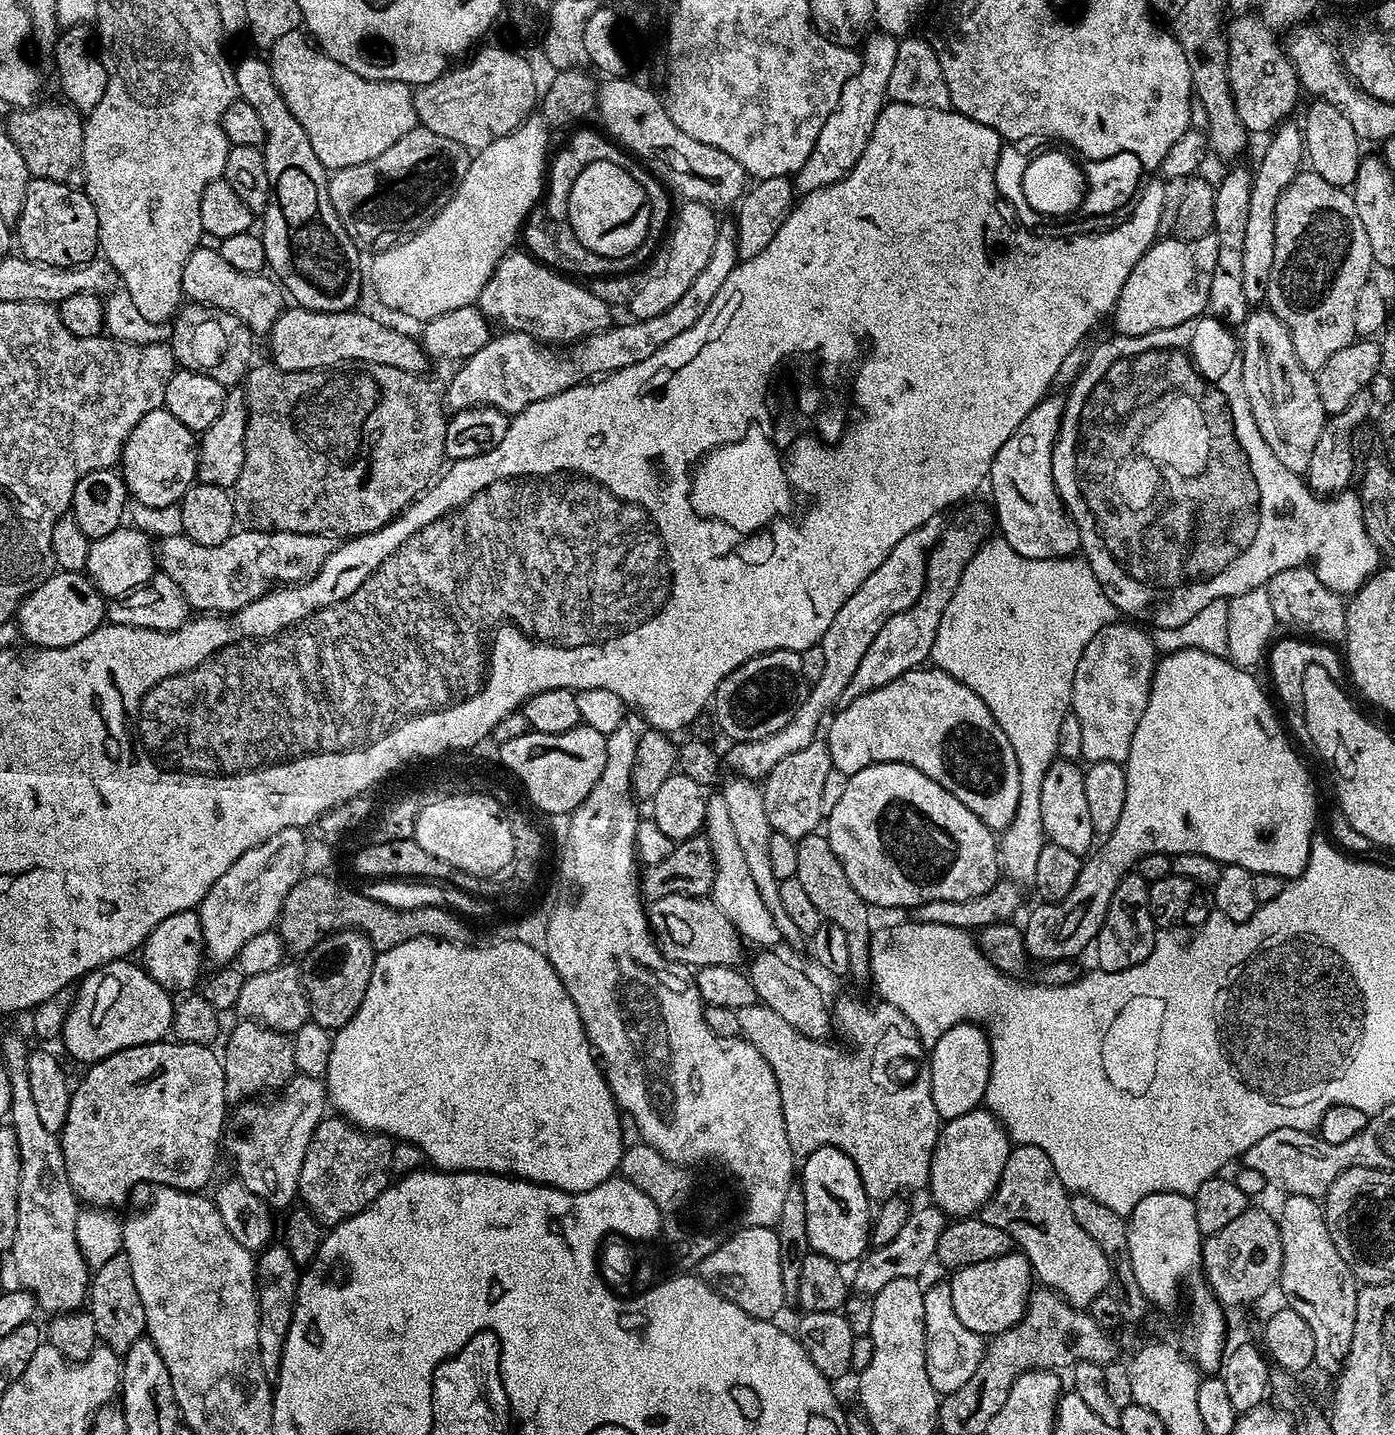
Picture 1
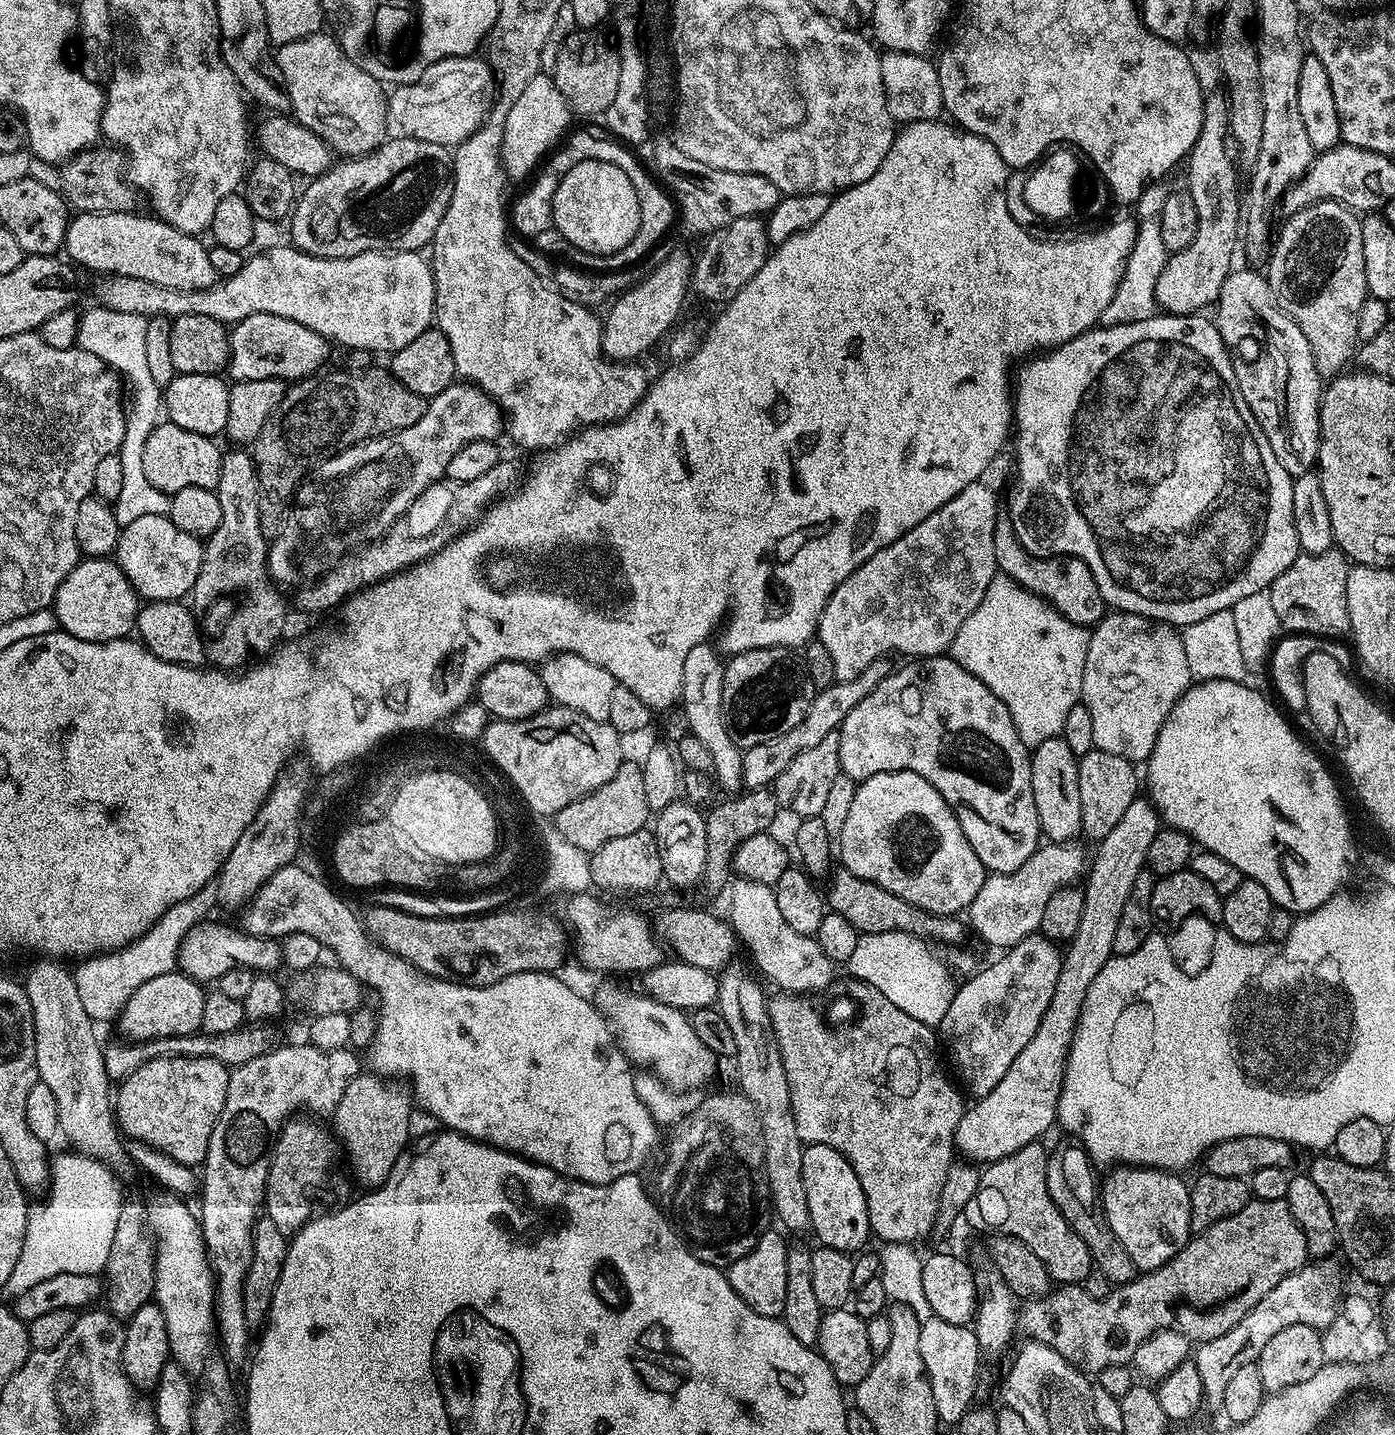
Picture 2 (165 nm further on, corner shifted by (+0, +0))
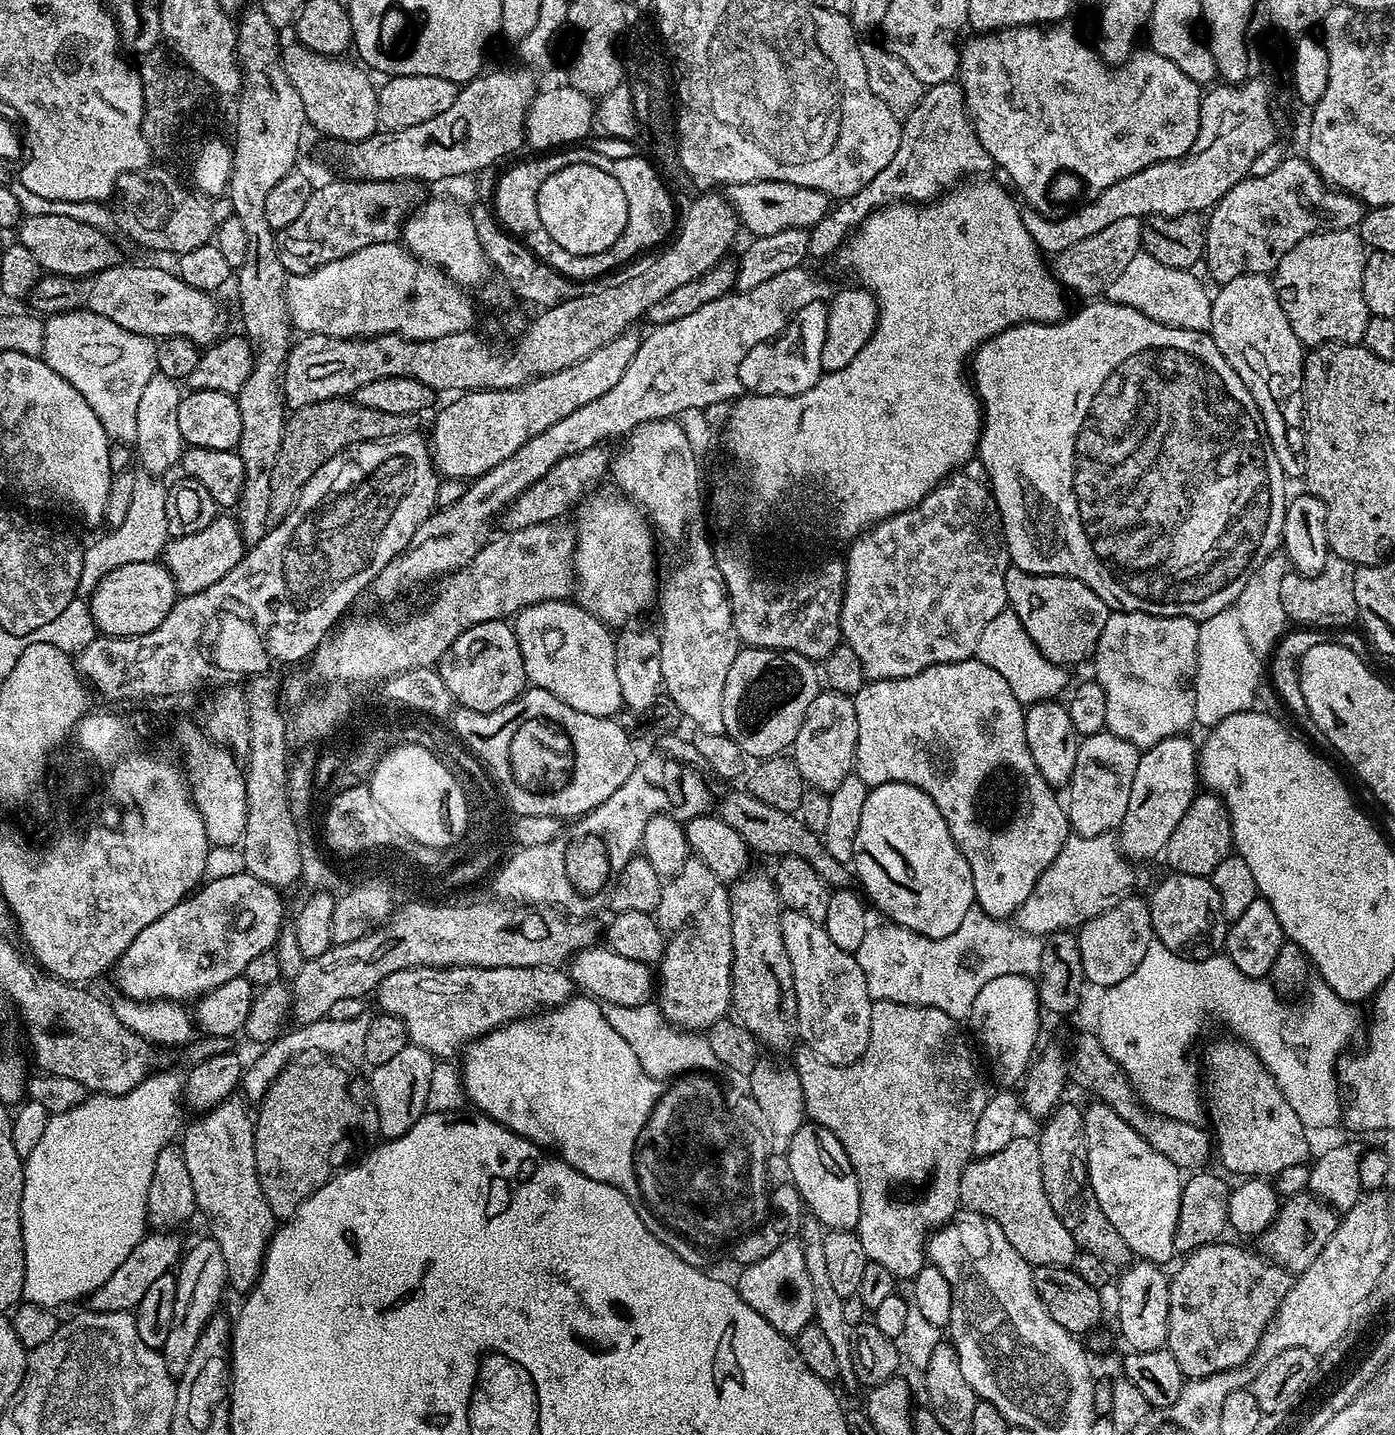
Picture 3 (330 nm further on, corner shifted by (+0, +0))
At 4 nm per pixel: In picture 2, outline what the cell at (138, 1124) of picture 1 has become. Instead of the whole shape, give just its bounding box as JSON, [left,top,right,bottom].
[114,1056,229,1165]

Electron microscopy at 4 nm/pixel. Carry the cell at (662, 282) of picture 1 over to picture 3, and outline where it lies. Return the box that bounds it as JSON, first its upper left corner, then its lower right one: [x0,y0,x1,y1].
[430,330,641,482]

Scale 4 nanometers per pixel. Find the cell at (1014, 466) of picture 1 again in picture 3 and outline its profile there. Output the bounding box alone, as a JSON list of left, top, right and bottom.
[1004,566,1110,666]

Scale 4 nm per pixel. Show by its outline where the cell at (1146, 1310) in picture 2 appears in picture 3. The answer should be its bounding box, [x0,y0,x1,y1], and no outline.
[1258,1192,1338,1274]

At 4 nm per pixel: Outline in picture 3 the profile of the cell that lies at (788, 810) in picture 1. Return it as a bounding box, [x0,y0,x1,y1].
[790,690,858,794]

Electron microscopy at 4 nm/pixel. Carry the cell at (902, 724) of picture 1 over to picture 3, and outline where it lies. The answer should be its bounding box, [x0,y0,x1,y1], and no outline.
[852,658,1070,920]

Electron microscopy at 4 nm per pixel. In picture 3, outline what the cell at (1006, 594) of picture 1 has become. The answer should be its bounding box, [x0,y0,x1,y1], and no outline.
[976,610,1069,706]

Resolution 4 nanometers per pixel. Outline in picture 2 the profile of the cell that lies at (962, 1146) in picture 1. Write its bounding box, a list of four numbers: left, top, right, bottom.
[954,798,1161,1162]

